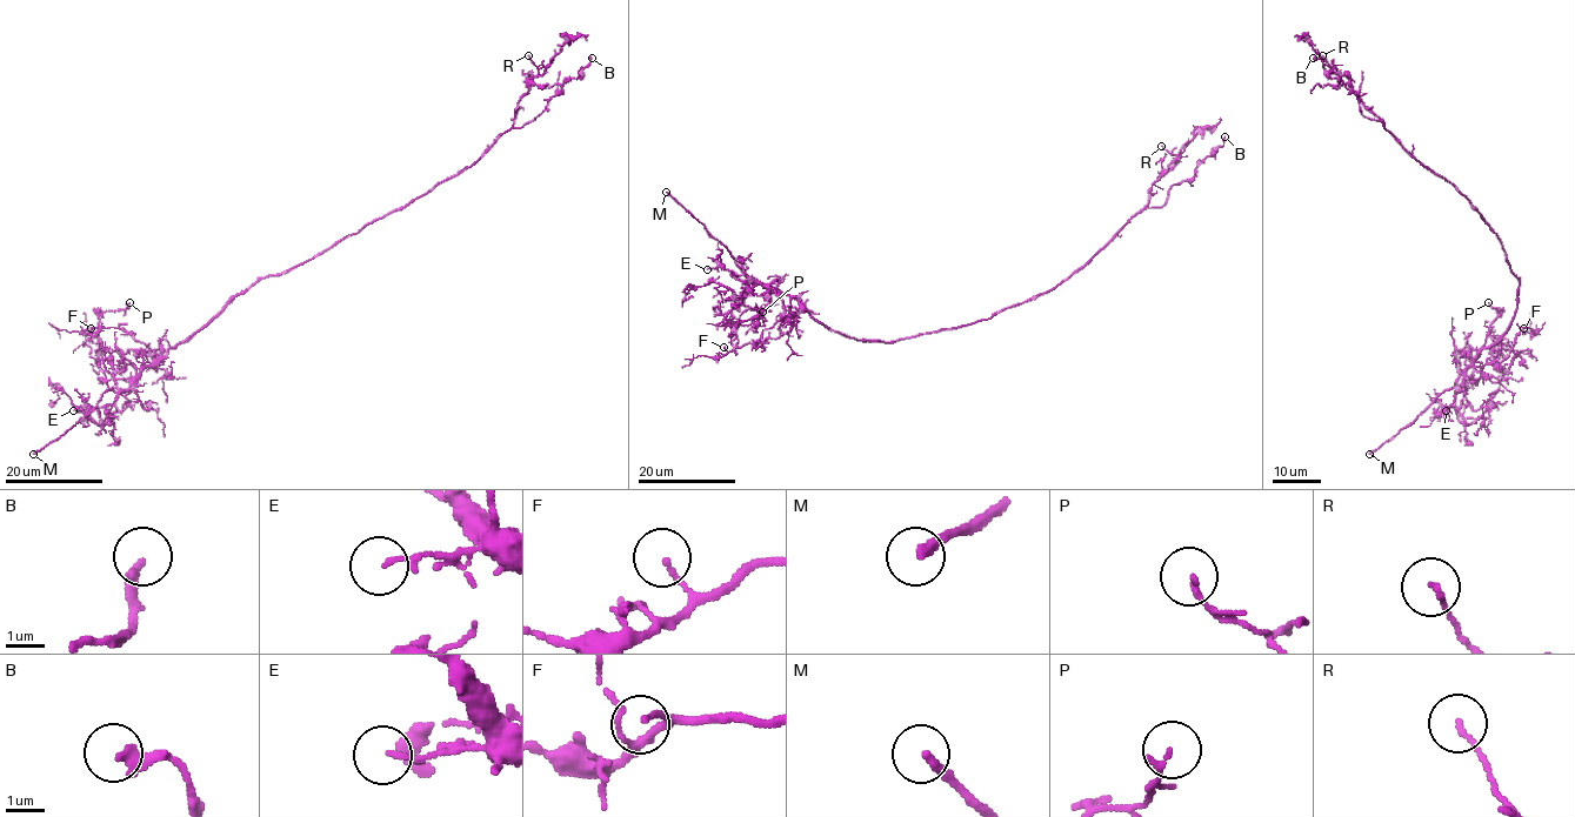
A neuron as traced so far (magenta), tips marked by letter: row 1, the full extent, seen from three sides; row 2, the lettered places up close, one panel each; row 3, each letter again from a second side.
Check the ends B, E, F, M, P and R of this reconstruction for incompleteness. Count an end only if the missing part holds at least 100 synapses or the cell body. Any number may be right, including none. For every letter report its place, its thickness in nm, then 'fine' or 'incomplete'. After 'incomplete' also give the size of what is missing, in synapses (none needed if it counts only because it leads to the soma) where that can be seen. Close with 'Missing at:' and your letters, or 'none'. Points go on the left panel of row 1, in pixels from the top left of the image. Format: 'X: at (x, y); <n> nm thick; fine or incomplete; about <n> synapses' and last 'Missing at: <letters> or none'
B: at (592, 58); 240 nm thick; fine
E: at (73, 410); 120 nm thick; fine
F: at (91, 328); 100 nm thick; fine
M: at (33, 454); 240 nm thick; incomplete
P: at (129, 302); 130 nm thick; fine
R: at (528, 55); 120 nm thick; fine
Missing at: M

